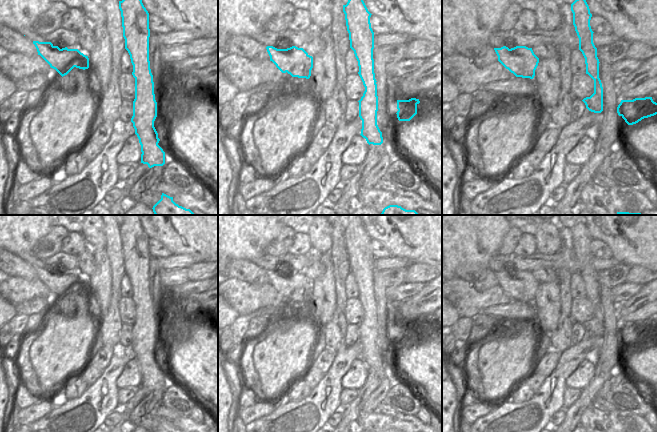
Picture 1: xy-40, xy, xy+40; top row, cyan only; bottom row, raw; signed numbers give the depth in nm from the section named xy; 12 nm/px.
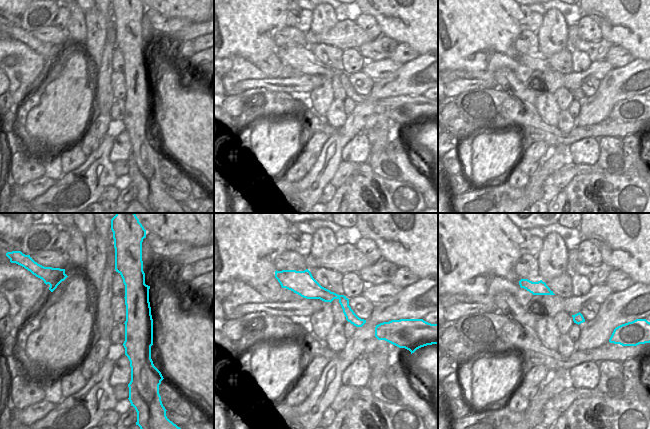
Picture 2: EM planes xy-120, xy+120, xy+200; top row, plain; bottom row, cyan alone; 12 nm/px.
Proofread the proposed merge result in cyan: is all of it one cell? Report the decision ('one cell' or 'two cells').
two cells

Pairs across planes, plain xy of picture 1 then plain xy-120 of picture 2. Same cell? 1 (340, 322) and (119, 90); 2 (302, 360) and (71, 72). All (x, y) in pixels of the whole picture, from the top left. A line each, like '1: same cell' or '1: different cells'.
1: different cells
2: same cell

